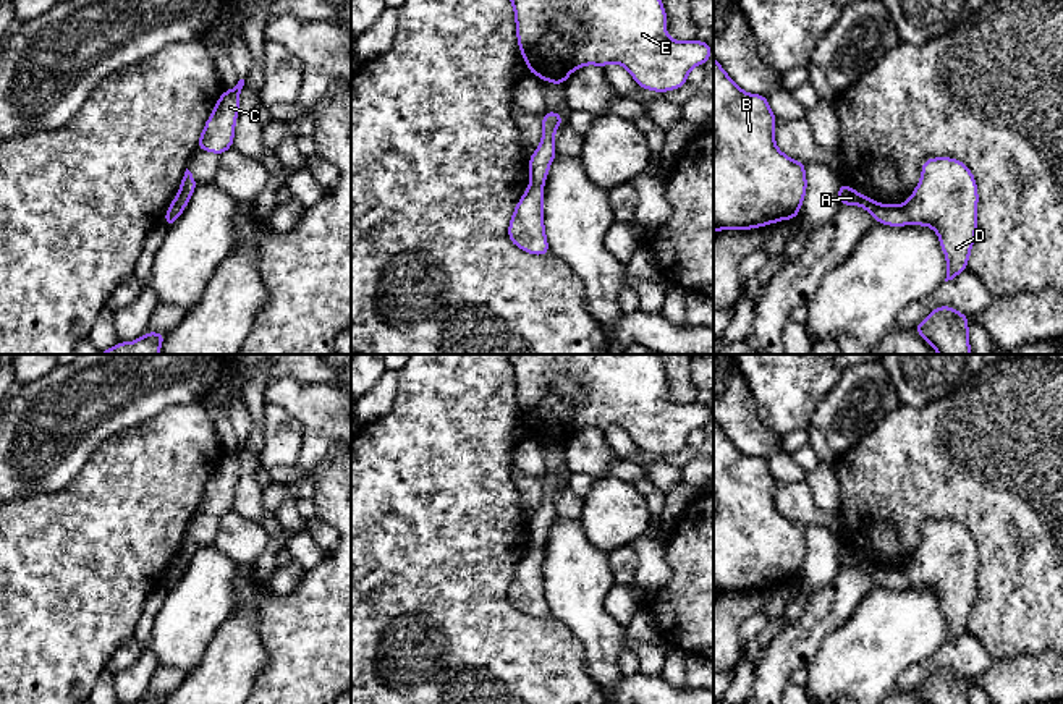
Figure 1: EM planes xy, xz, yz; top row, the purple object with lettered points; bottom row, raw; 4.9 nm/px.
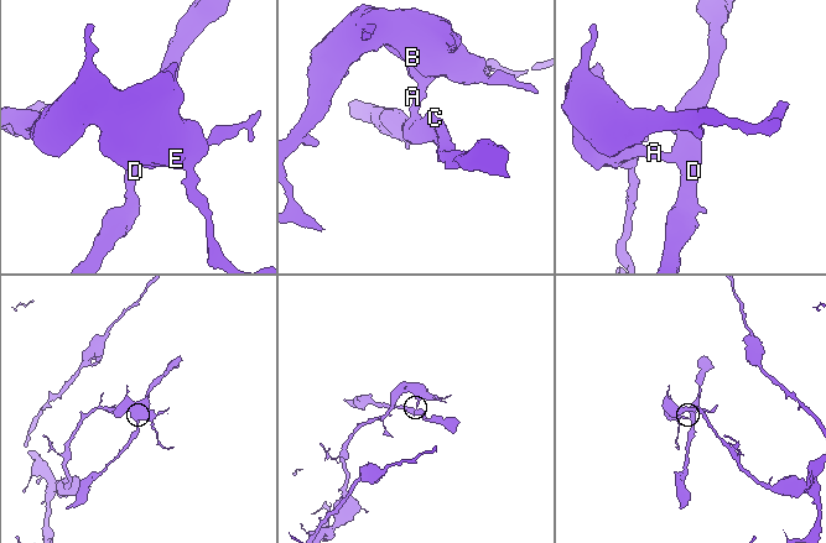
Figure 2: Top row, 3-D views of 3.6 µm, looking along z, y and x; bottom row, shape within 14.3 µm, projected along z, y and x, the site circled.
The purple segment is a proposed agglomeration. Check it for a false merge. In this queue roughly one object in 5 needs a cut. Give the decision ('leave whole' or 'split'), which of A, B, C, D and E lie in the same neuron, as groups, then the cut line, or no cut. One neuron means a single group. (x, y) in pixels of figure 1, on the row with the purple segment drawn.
split; A B E / C D; cut in yz along (903, 204), (910, 222)

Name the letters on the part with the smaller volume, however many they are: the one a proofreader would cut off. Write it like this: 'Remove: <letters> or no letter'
Remove: C, D

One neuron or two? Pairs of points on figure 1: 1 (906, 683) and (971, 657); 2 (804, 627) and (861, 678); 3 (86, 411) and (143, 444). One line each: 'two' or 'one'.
1: one
2: two
3: two

